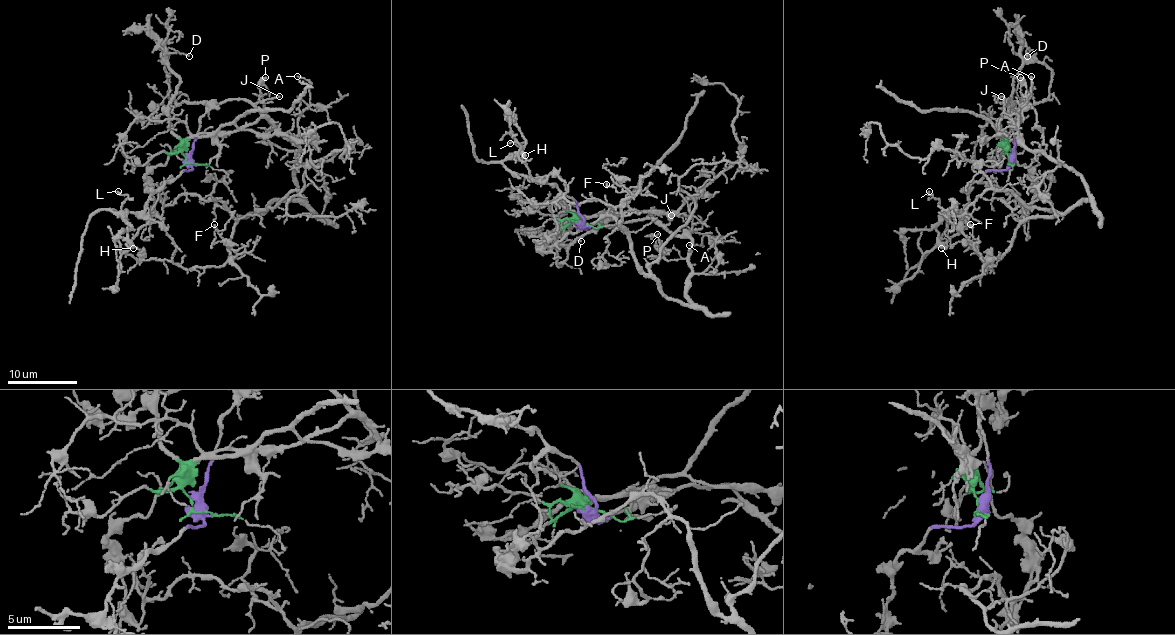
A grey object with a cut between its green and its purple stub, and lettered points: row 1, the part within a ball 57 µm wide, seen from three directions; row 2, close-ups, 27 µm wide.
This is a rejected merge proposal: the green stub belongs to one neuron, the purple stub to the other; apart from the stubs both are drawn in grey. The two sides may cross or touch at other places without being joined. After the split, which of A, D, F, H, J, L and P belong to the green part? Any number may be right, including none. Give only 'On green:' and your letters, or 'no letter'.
On green: A, D, F, J, P

